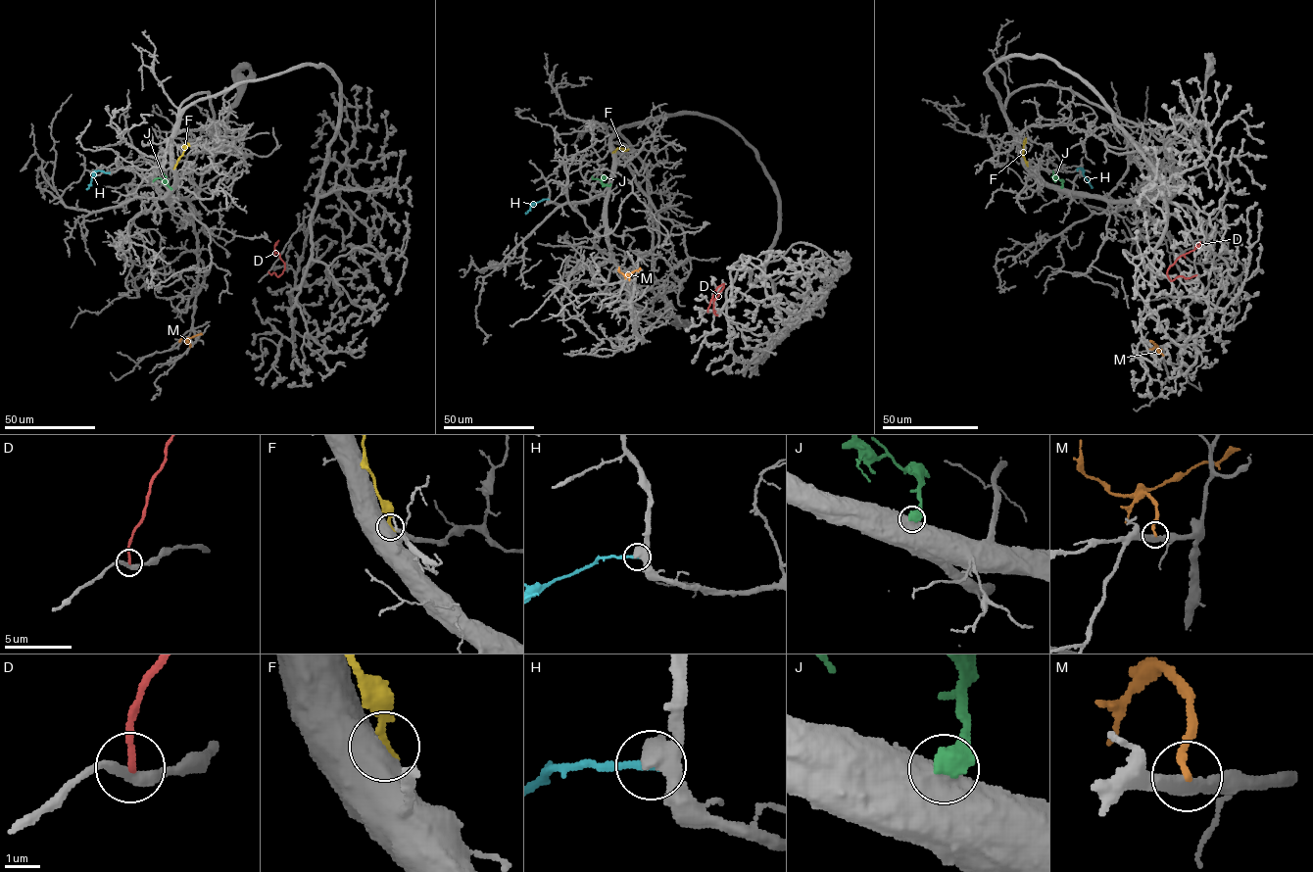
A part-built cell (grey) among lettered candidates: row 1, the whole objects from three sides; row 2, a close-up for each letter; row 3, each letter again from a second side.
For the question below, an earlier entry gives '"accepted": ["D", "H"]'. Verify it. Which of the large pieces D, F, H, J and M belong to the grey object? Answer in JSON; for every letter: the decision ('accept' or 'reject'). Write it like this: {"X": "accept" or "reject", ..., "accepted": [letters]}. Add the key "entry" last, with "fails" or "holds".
{"D": "reject", "F": "reject", "H": "accept", "J": "reject", "M": "reject", "accepted": ["H"], "entry": "fails"}

